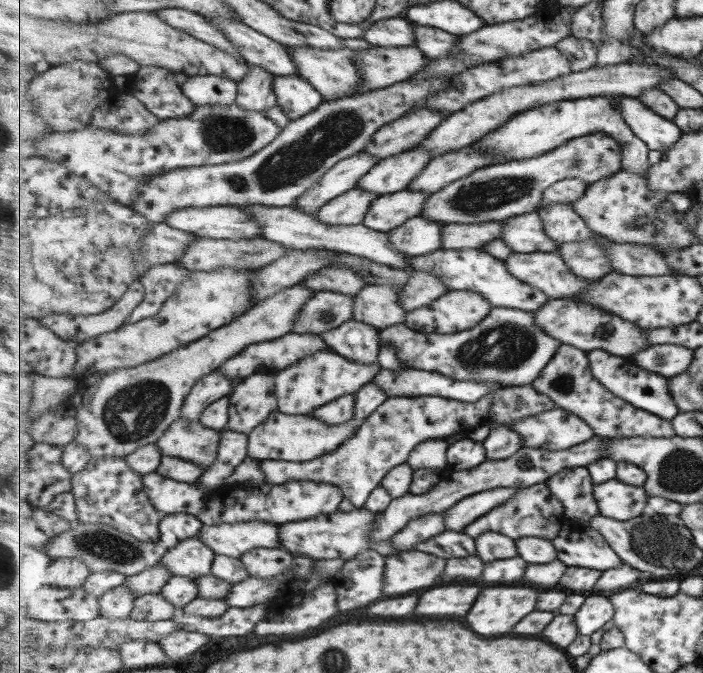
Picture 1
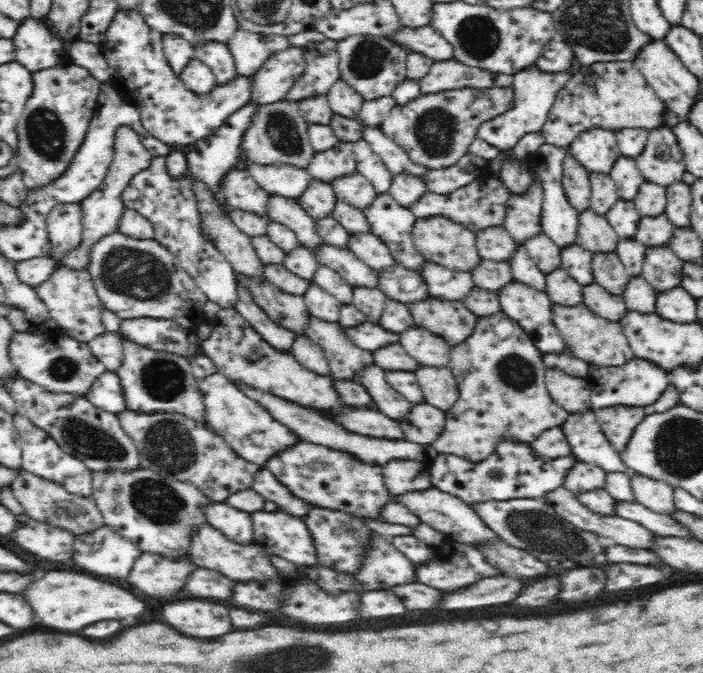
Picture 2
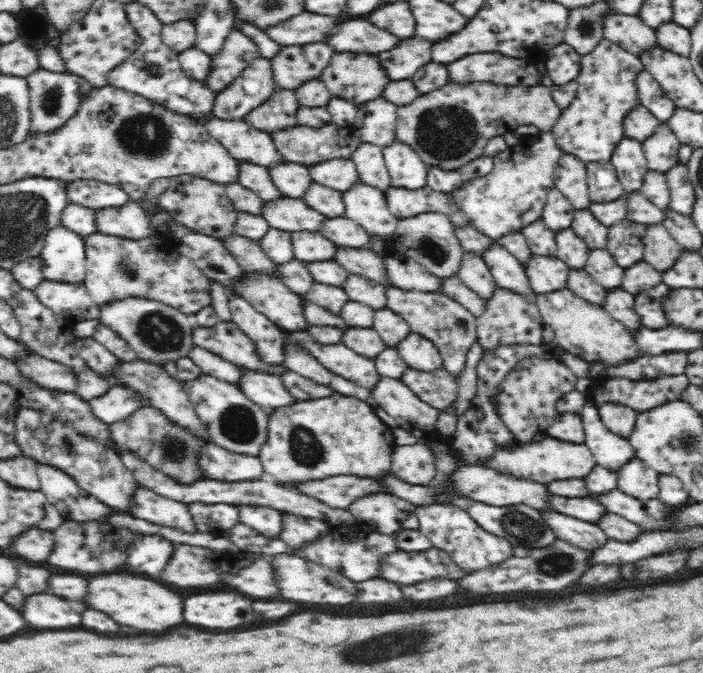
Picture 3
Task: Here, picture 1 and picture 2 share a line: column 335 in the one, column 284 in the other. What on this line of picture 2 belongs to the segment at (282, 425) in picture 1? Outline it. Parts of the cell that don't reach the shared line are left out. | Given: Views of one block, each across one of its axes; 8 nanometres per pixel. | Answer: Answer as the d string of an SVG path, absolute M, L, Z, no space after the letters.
M216 372L210 376L199 379L200 391L203 393L203 401L207 409L207 426L215 433L227 440L234 452L254 464L265 464L272 456L286 451L300 442L299 436L277 421L259 402L238 388L226 375Z

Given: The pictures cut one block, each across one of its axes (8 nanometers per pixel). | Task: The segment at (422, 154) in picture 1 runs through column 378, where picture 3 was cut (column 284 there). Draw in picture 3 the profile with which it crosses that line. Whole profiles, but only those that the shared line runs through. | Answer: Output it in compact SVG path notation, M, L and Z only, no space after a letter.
M285 161L279 167L268 169L274 184L284 196L303 199L313 184L310 170L300 163Z

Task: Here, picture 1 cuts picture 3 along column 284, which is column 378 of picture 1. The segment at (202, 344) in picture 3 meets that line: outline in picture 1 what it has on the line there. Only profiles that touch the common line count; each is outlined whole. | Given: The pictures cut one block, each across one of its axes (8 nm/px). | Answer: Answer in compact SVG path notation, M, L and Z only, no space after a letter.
M332 349L320 350L313 356L302 358L297 364L285 370L270 371L276 378L276 395L279 398L281 413L288 415L311 415L318 408L341 398L343 395L356 394L372 382L381 370L377 364L353 362Z

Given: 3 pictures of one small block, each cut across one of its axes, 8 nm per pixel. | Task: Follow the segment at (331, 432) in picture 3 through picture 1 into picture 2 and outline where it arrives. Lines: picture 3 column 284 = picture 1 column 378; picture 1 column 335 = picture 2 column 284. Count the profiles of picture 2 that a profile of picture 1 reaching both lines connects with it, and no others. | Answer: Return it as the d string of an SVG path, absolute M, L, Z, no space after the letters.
M300 441L294 447L279 452L268 459L264 468L270 470L294 496L300 496L310 504L340 510L356 519L369 518L383 520L383 508L392 501L383 480L383 467L370 466L352 458L352 455L341 454L326 446Z

